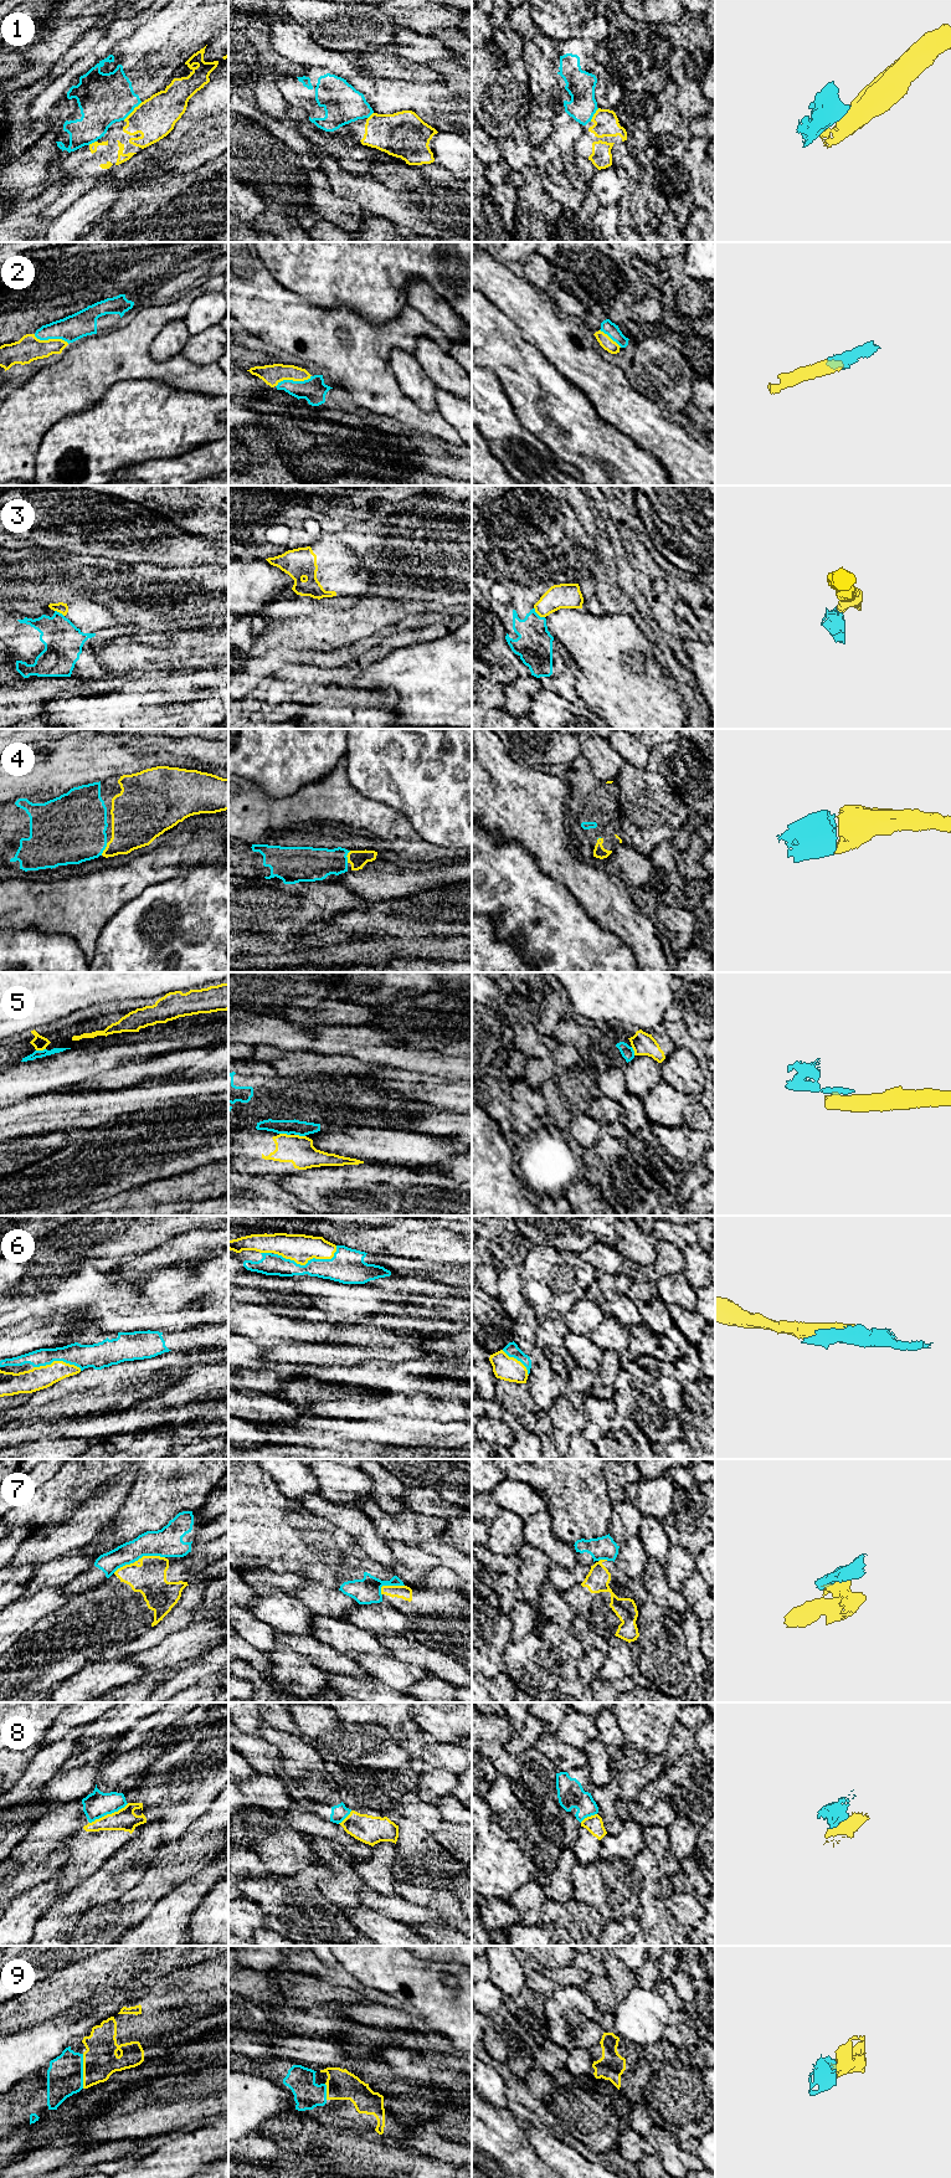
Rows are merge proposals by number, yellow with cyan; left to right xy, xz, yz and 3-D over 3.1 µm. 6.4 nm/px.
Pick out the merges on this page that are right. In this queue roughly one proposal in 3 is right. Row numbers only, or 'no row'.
2, 4, 6, 9

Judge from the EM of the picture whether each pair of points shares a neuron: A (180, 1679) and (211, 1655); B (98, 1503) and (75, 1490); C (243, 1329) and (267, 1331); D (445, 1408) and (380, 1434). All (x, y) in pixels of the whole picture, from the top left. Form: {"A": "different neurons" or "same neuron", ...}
{"A": "same neuron", "B": "different neurons", "C": "same neuron", "D": "different neurons"}

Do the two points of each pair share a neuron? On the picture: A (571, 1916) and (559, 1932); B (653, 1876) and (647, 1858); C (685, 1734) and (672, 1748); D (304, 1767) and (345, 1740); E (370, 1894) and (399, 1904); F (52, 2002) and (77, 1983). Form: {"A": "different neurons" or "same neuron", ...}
{"A": "same neuron", "B": "same neuron", "C": "same neuron", "D": "different neurons", "E": "same neuron", "F": "same neuron"}

